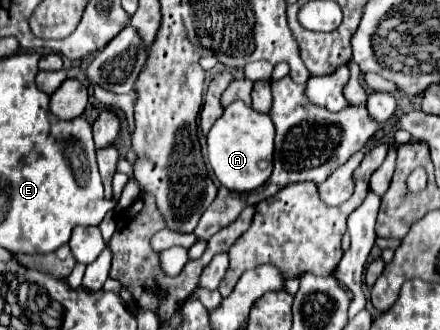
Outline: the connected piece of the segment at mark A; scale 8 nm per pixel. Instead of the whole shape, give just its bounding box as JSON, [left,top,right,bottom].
[207,100,275,192]

